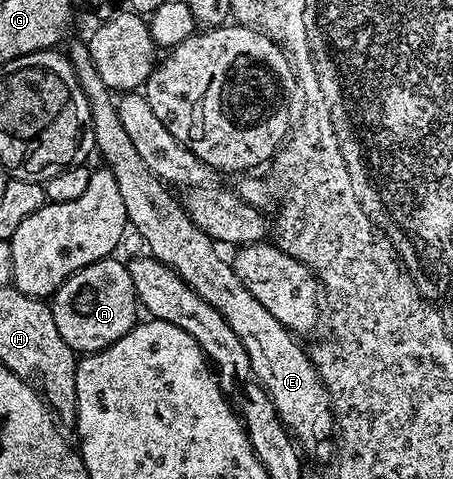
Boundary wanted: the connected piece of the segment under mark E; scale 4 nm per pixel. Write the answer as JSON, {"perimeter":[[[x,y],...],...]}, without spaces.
{"perimeter":[[[84,40],[73,41],[67,48],[67,56],[75,75],[79,79],[79,87],[83,87],[83,95],[87,95],[89,104],[89,125],[93,129],[93,141],[101,152],[104,164],[115,175],[115,183],[119,183],[119,196],[123,199],[123,207],[127,211],[127,222],[145,240],[148,256],[171,267],[199,297],[227,319],[231,331],[239,335],[239,343],[243,343],[243,351],[247,351],[247,359],[251,359],[253,374],[267,391],[267,395],[277,408],[277,415],[286,429],[296,431],[296,440],[309,448],[313,457],[325,457],[329,453],[329,433],[325,429],[334,428],[335,418],[333,406],[329,404],[329,392],[321,382],[321,376],[313,365],[313,358],[308,352],[301,350],[296,336],[267,311],[259,300],[251,295],[245,284],[237,276],[232,264],[220,257],[216,242],[196,227],[189,218],[185,206],[176,196],[172,197],[170,186],[154,175],[151,167],[143,163],[143,155],[131,143],[131,135],[123,127],[123,119],[117,114],[117,101],[114,90],[103,83],[103,75],[95,71],[95,63],[91,59],[91,51]]]}

